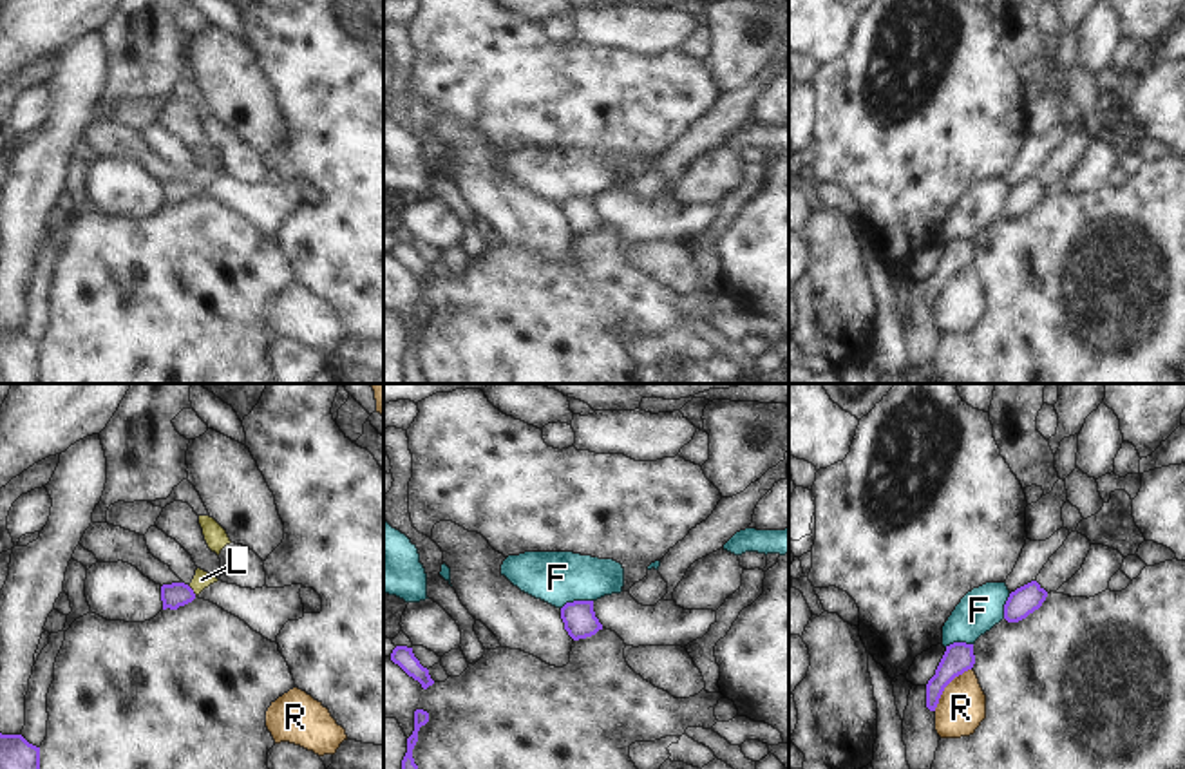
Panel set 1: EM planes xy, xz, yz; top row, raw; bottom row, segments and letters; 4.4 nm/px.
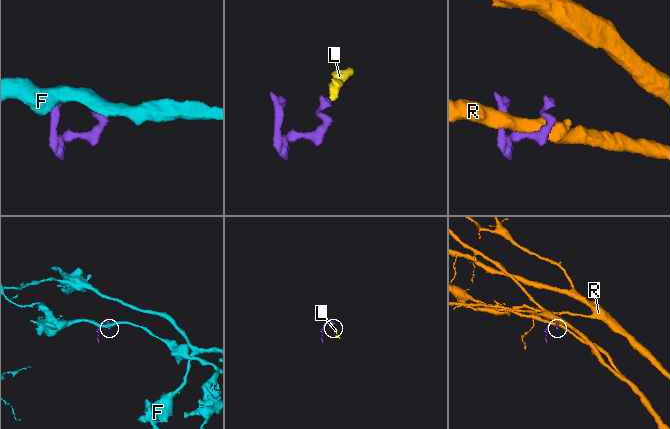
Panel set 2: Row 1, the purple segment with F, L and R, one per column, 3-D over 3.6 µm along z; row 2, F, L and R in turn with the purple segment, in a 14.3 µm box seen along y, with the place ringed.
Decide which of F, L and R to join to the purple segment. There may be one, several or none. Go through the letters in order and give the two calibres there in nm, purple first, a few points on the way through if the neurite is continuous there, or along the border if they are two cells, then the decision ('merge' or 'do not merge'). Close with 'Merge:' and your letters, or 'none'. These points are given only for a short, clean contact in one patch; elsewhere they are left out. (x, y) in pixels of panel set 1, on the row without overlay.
F: calibres 150 and 240 nm; do not merge
L: calibres 110 and 80 nm; way xy (178, 189), (192, 185), (201, 174); merge
R: calibres 130 and 220 nm; do not merge
Merge: L

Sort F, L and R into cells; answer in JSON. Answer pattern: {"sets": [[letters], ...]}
{"sets": [["F"], ["L"], ["R"]]}

